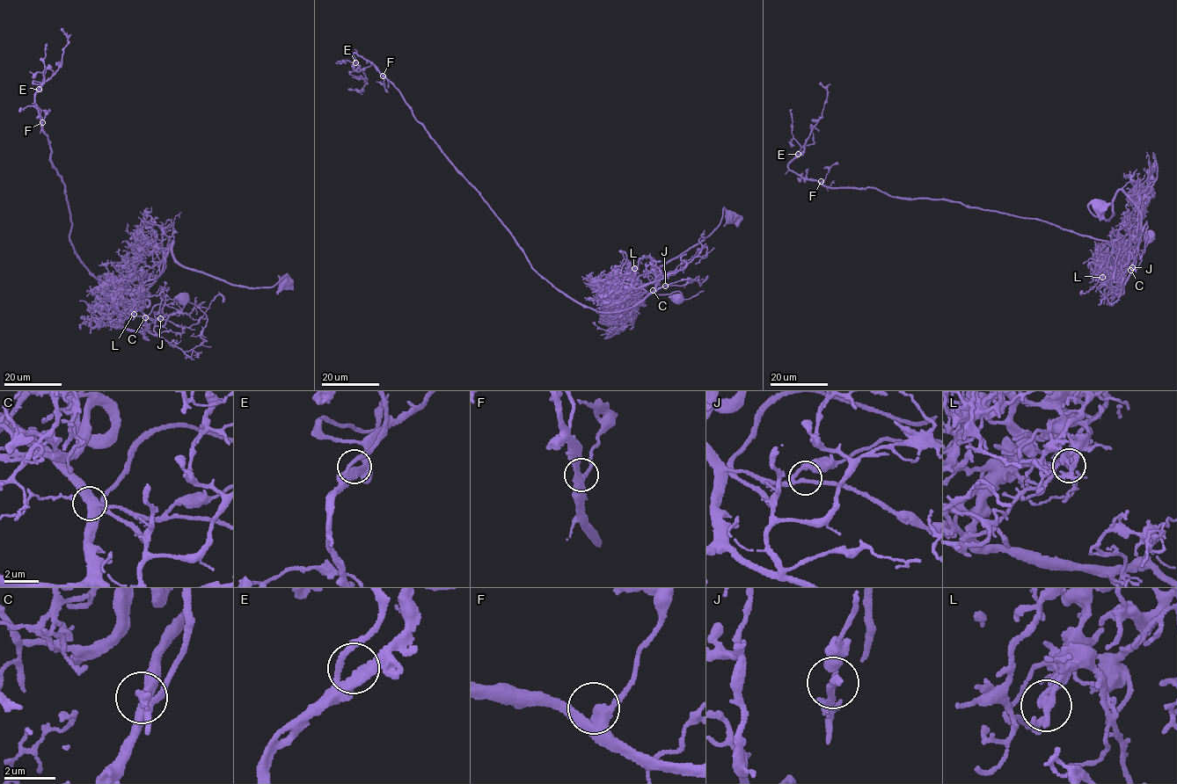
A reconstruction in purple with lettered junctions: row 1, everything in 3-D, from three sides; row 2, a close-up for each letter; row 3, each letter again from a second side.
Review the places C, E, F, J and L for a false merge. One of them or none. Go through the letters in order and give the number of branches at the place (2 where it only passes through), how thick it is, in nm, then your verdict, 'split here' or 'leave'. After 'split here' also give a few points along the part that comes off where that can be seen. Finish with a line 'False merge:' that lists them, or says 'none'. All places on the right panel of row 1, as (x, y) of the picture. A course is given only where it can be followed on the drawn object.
C: branches 3; calibre 400 nm; leave
E: branches 3; calibre 320 nm; leave
F: branches 3; calibre 320 nm; leave
J: branches 3; calibre 170 nm; leave
L: branches 3; calibre 240 nm; split here; course (1102, 277), (1122, 289), (1134, 250), (949, 199), (829, 187), (788, 169), (822, 116), (827, 90), (820, 82)
False merge: L

